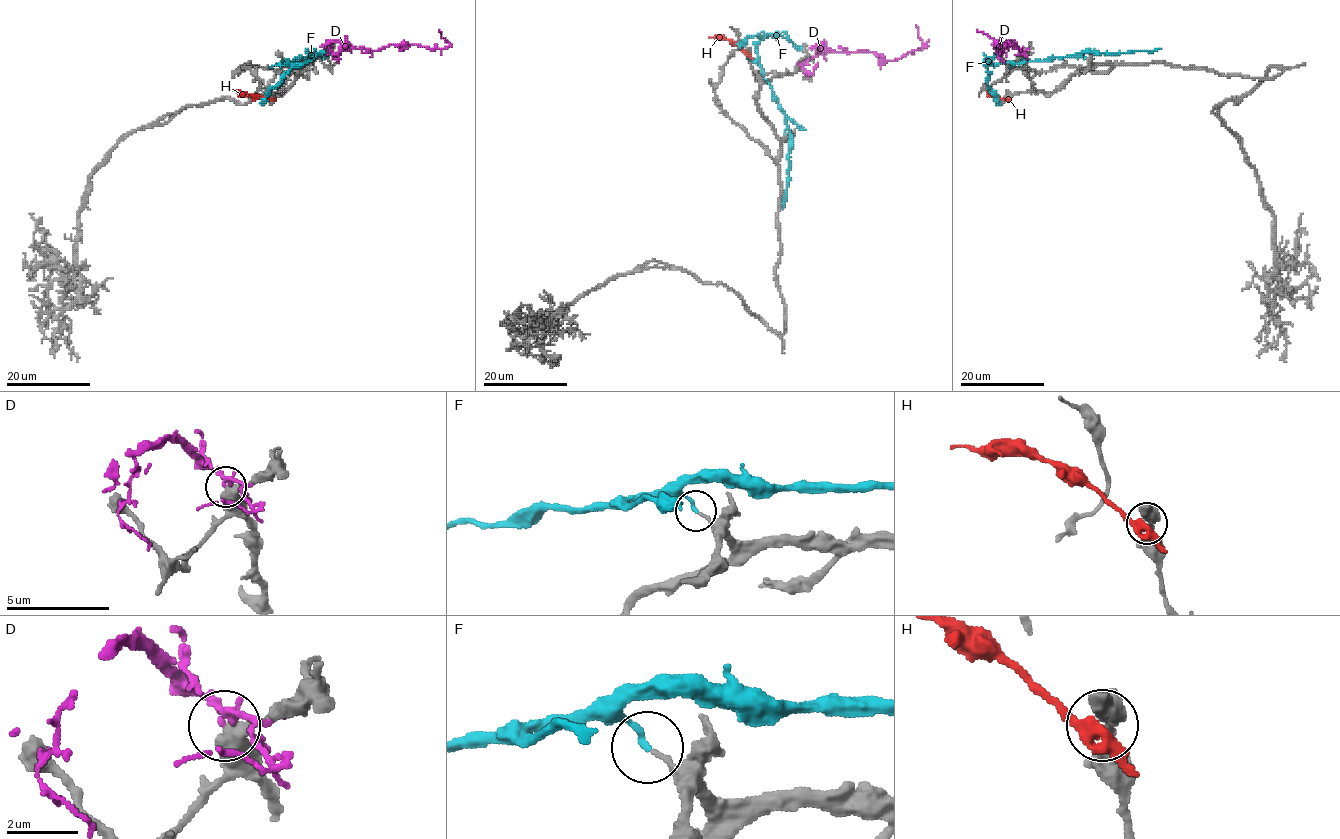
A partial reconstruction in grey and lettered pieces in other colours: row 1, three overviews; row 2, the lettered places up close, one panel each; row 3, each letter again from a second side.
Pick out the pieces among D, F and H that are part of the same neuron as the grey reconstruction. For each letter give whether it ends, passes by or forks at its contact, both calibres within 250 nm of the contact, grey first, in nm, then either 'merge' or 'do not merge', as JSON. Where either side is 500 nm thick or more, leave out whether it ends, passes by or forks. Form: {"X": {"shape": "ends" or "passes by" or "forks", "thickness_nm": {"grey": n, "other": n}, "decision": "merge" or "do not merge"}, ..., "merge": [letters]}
{"D": {"shape": "passes by", "thickness_nm": {"grey": 360, "other": 130}, "decision": "do not merge"}, "F": {"shape": "ends", "thickness_nm": {"grey": 140, "other": 160}, "decision": "do not merge"}, "H": {"thickness_nm": {"grey": 500, "other": 400}, "decision": "do not merge"}, "merge": []}

